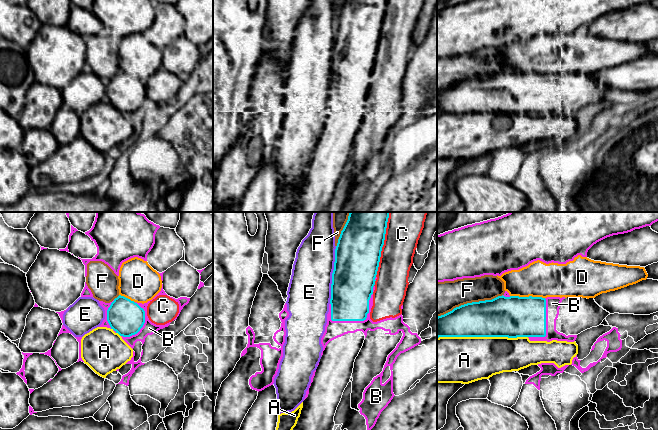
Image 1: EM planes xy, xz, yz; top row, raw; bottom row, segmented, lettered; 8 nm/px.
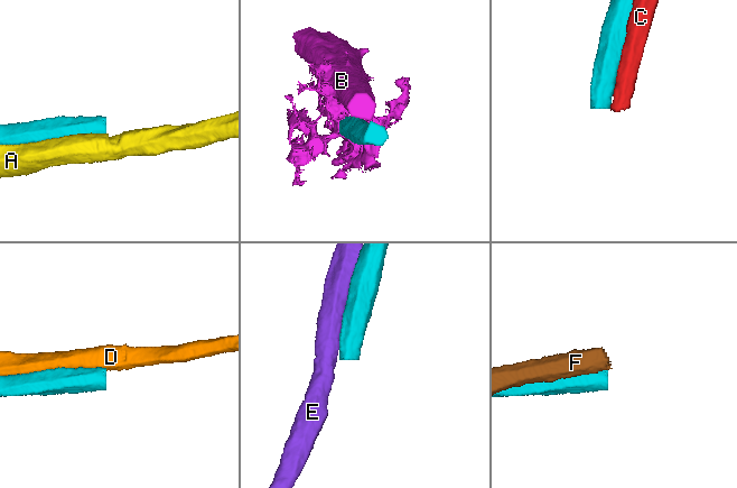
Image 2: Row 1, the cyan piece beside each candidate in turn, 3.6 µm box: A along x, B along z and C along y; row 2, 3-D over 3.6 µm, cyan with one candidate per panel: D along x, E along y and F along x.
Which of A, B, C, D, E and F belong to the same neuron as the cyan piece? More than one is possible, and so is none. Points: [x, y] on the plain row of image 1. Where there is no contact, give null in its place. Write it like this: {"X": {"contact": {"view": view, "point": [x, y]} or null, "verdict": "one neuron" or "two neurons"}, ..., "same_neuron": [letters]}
{"A": {"contact": {"view": "yz", "point": [482, 112]}, "verdict": "two neurons"}, "B": {"contact": {"view": "xz", "point": [360, 96]}, "verdict": "two neurons"}, "C": {"contact": {"view": "xz", "point": [381, 26]}, "verdict": "two neurons"}, "D": {"contact": {"view": "yz", "point": [527, 73]}, "verdict": "two neurons"}, "E": {"contact": {"view": "xz", "point": [332, 51]}, "verdict": "two neurons"}, "F": {"contact": {"view": "yz", "point": [469, 79]}, "verdict": "two neurons"}, "same_neuron": []}

